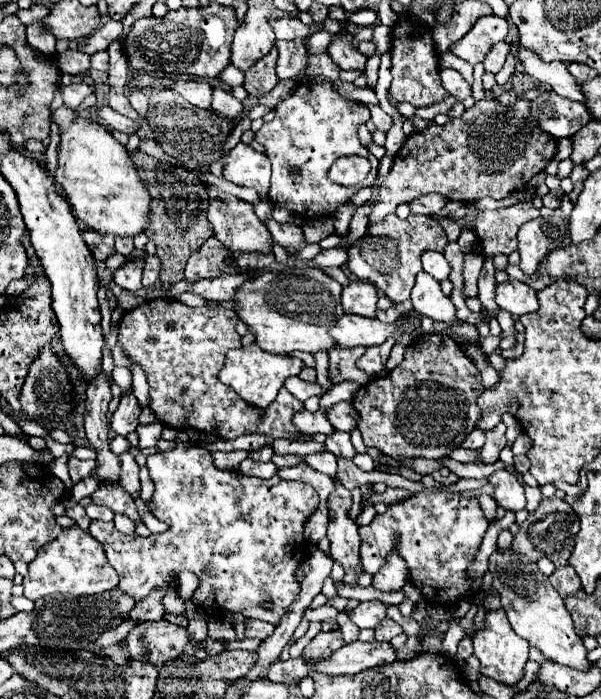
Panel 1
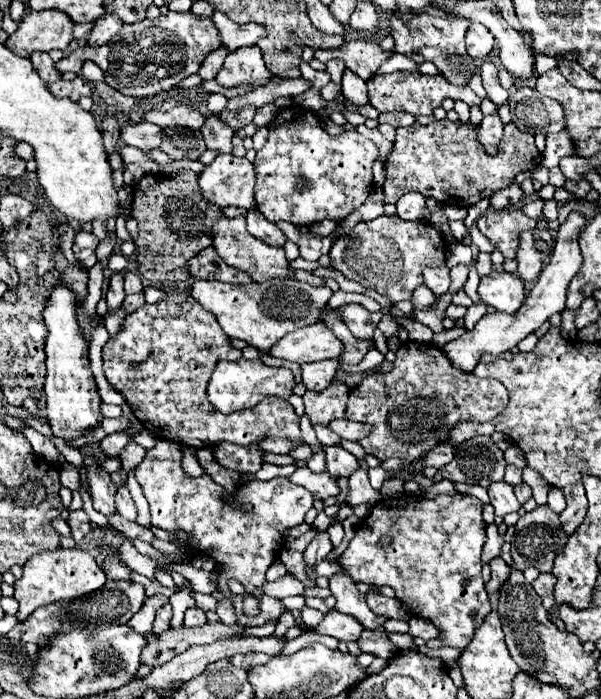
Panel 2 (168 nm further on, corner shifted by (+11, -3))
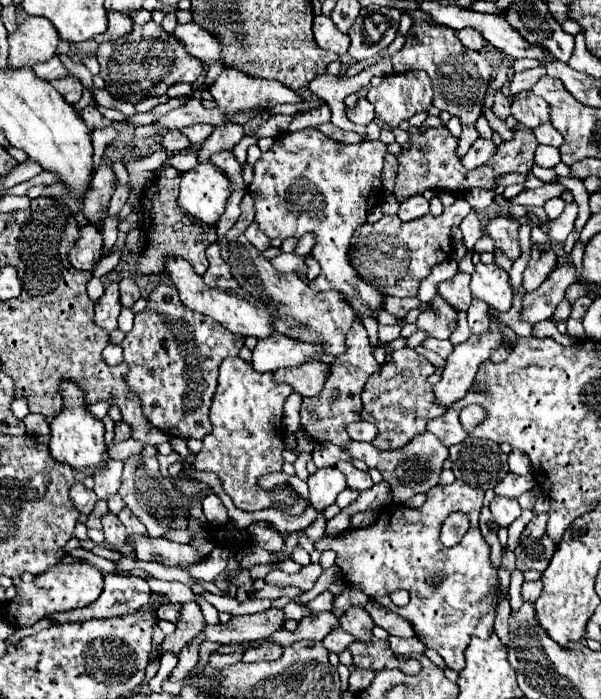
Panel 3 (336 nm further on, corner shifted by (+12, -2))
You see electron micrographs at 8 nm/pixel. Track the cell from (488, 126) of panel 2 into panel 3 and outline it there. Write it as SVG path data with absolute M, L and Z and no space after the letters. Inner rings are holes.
M478 139L470 151L462 157L462 165L466 169L476 169L480 165L484 165L492 155L496 153L496 145L490 139Z

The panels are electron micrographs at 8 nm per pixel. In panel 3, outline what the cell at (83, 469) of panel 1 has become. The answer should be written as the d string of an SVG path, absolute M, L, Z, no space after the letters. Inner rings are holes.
M74 483L72 491L70 491L70 501L74 503L74 507L84 513L84 515L90 515L90 511L94 509L96 505L96 495L94 491L86 489L82 483Z

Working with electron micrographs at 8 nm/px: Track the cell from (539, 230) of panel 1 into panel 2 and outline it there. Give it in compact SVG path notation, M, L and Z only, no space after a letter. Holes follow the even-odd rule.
M527 230L519 234L519 250L517 250L517 276L525 282L537 280L543 266L549 262L555 240L549 230Z

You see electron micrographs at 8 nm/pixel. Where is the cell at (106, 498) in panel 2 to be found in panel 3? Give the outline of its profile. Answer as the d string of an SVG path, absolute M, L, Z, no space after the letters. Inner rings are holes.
M108 513L104 519L102 519L102 525L104 525L104 537L106 537L106 543L120 551L126 543L126 531L124 531L124 525L118 521L118 517L114 513Z

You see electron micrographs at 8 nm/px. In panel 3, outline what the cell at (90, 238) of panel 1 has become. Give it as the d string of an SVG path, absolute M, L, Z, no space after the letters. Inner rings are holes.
M86 225L80 229L80 239L68 253L72 267L78 271L92 271L92 267L100 261L102 251L102 235L94 225Z

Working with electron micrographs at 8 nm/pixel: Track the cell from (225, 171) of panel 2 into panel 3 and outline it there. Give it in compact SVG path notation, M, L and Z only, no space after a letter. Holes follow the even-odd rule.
M198 163L182 175L178 207L184 215L206 225L216 225L224 213L226 199L228 179L212 163Z

